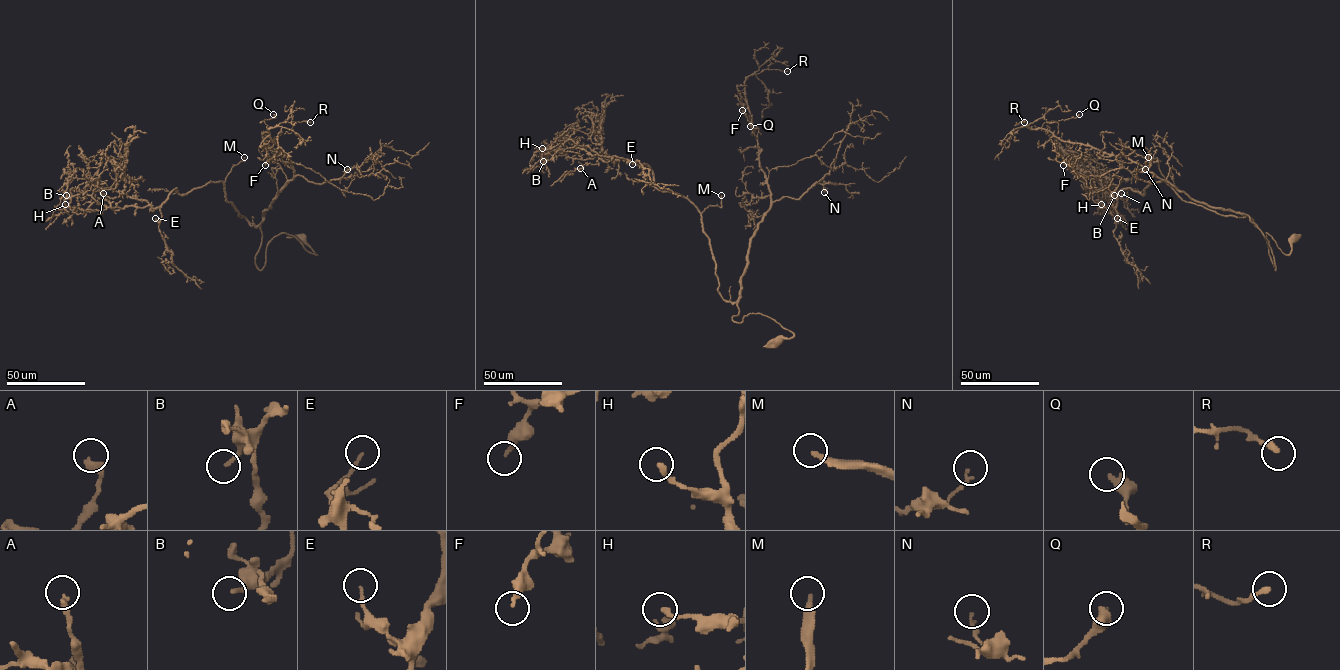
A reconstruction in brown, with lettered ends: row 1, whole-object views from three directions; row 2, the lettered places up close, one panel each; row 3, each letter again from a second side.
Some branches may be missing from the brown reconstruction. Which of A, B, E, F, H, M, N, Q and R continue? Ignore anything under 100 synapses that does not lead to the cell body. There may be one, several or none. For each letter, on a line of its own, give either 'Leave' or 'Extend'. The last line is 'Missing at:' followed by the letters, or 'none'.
A: Leave
B: Leave
E: Leave
F: Leave
H: Leave
M: Extend
N: Leave
Q: Leave
R: Leave
Missing at: M

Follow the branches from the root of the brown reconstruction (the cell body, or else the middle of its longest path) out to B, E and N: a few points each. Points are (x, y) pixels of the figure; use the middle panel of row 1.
B: (778, 340), (793, 334), (770, 317), (732, 319), (701, 214), (646, 165), (571, 139), (543, 161)
E: (778, 340), (793, 334), (770, 317), (732, 319), (737, 304), (718, 290), (701, 214), (632, 164)
N: (778, 340), (793, 334), (770, 317), (732, 319), (749, 238), (773, 202), (799, 199), (821, 179), (824, 192)

